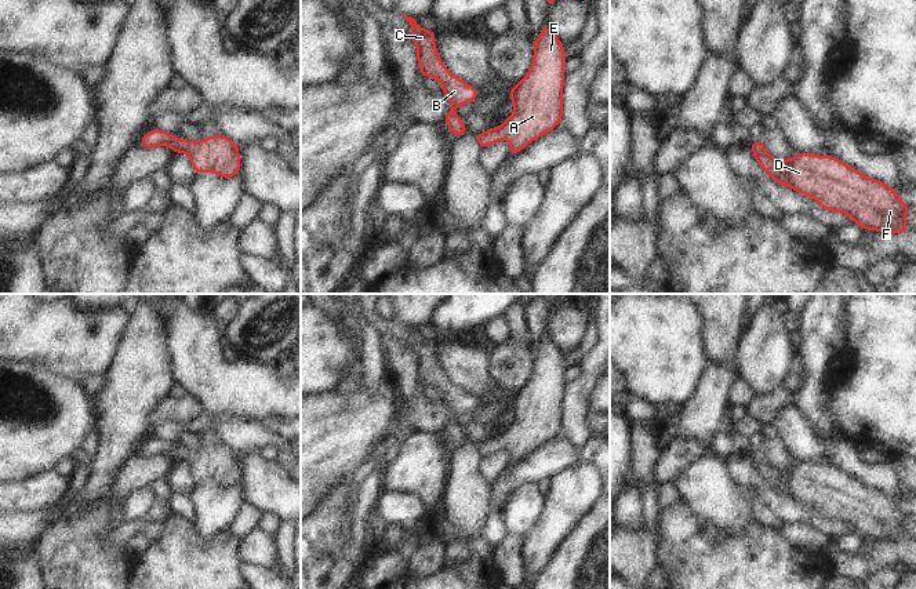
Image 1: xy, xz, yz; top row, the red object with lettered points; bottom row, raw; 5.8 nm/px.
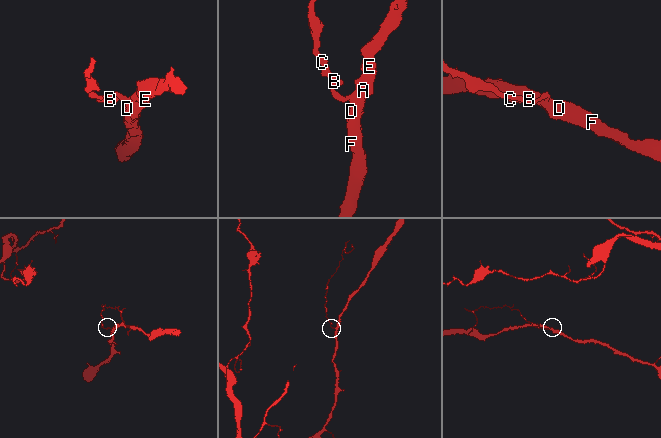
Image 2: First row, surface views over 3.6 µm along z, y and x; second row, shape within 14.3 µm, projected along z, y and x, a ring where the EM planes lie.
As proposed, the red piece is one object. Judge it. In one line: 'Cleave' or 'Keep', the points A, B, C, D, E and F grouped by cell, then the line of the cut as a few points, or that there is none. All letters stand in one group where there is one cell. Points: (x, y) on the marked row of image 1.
Keep. Groups: A B C D E F. No split.

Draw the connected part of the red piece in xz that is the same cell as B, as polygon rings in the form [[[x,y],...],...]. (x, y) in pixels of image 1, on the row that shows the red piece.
[[[404,14],[401,15],[411,25],[411,41],[415,44],[418,55],[418,74],[433,77],[441,83],[441,92],[447,97],[450,105],[452,106],[444,114],[443,120],[448,126],[451,135],[465,135],[469,130],[462,121],[462,117],[459,117],[454,109],[465,103],[472,103],[479,97],[479,91],[446,68],[439,57],[435,44],[436,33],[433,30],[418,26],[417,21],[411,17]]]

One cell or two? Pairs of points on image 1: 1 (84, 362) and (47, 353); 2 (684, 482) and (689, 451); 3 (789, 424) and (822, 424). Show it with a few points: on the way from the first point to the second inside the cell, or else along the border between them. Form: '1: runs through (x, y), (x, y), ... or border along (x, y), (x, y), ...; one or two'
1: runs through (75, 353), (57, 353); one
2: border along (709, 453), (694, 460), (673, 480); two
3: border along (793, 403), (825, 448); two

